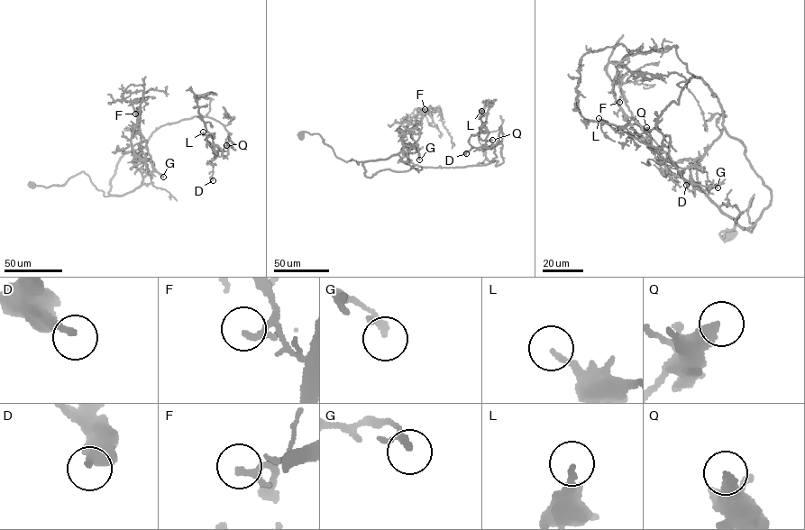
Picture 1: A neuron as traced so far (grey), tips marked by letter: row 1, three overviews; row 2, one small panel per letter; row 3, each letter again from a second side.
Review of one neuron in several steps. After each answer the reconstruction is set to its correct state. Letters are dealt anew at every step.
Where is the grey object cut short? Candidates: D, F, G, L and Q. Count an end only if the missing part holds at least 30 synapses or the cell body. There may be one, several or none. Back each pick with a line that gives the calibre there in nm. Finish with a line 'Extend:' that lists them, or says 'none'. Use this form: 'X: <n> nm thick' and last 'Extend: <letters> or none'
Extend: none

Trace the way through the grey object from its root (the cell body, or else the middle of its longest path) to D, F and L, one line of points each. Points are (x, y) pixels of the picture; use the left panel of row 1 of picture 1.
D: (31, 184), (83, 171), (109, 196), (124, 153), (196, 116), (231, 133), (212, 159), (213, 180)
F: (31, 184), (59, 186), (83, 171), (105, 196), (133, 191), (142, 179), (130, 139), (138, 117), (135, 114)
L: (31, 184), (83, 171), (109, 196), (123, 154), (169, 123), (218, 121), (228, 154), (203, 132)

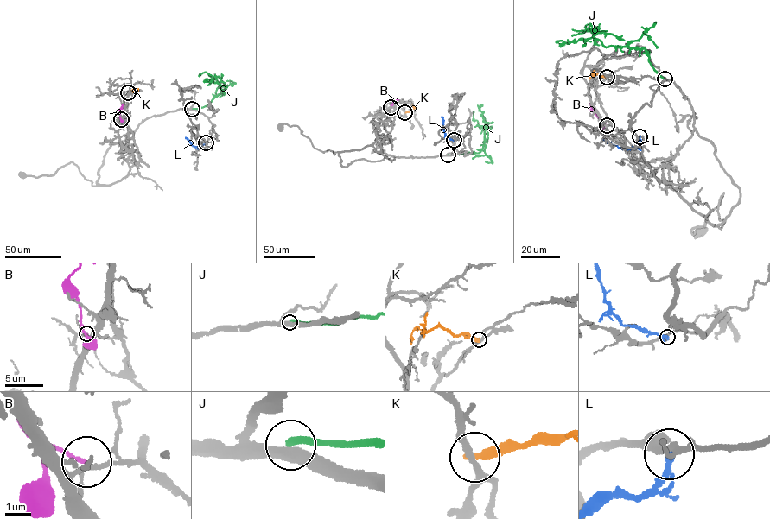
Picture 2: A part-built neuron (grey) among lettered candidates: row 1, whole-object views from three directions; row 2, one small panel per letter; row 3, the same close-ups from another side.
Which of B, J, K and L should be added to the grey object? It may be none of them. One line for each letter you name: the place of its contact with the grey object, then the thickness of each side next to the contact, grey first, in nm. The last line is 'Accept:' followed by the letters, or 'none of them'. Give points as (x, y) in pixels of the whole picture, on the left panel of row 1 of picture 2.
Accept: none of them

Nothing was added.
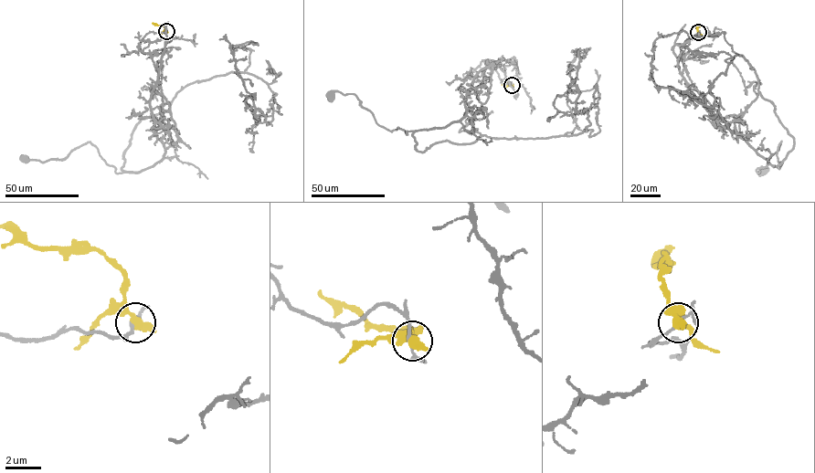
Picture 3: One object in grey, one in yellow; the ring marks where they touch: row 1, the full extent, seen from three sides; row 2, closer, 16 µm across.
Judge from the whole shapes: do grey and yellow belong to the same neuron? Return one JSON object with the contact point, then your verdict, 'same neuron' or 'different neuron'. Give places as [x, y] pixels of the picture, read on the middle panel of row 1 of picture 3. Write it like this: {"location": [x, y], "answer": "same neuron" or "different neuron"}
{"location": [512, 85], "answer": "different neuron"}

